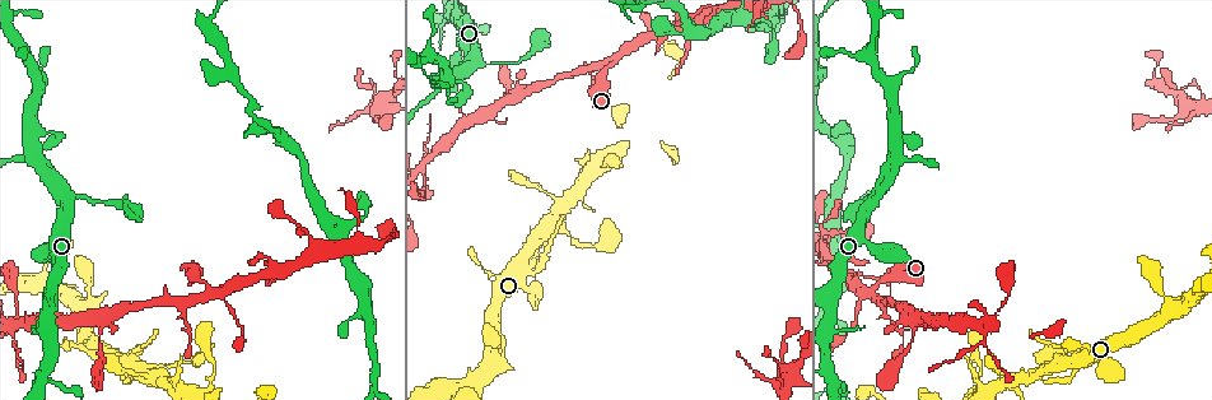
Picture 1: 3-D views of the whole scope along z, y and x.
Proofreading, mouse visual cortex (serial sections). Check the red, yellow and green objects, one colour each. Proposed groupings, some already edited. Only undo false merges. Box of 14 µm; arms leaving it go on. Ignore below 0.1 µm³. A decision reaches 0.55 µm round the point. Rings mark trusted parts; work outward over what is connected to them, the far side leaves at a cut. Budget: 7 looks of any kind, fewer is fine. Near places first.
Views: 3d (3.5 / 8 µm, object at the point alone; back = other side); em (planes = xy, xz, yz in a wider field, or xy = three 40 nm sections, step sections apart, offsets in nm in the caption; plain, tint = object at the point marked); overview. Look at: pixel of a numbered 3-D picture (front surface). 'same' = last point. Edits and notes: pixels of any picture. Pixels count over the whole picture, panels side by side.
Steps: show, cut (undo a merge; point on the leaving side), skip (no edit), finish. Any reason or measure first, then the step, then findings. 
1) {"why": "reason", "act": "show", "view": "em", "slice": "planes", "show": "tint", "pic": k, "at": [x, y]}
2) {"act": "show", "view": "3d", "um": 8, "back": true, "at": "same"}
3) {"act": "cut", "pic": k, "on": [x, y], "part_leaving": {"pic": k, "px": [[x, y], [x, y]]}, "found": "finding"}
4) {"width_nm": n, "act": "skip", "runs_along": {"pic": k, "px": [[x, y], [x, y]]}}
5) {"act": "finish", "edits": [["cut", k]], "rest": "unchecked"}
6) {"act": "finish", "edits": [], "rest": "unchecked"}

{"why": "calibre changes", "act": "show", "view": "3d", "um": 3.5, "pic": 1, "at": [475, 62]}

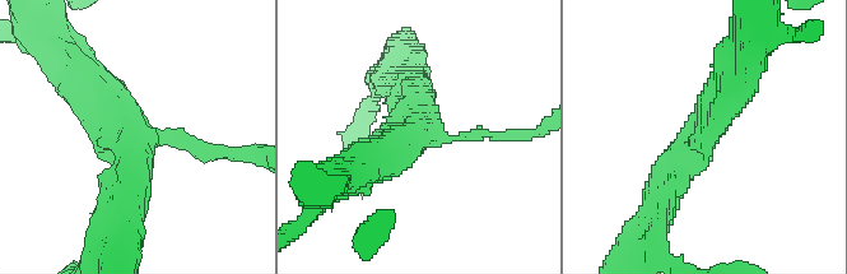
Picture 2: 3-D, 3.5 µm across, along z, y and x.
{"act": "show", "view": "em", "slice": "xy", "step": 2, "show": "tint", "pic": 2, "at": [415, 129]}

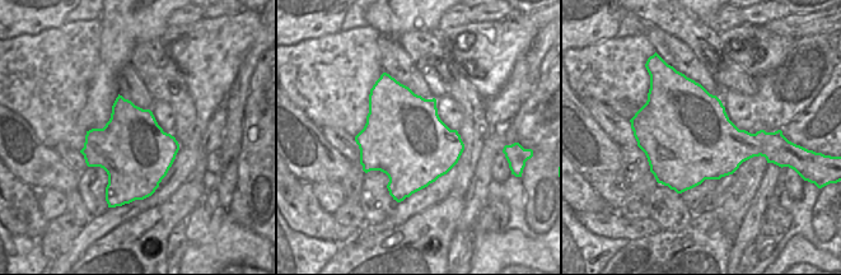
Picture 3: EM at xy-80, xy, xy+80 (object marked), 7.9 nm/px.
{"arm_widths_nm": [150, 450, 500], "act": "skip", "runs_along": {"pic": 2, "px": [[659, 207], [738, 70]]}, "found": "one cell here"}

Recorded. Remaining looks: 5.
{"why": "two arms in line, one across", "act": "show", "view": "3d", "um": 8, "pic": 1, "at": [615, 57]}

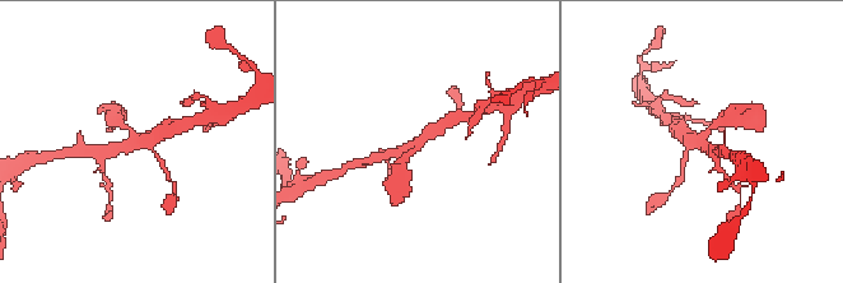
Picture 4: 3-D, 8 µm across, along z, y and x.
{"arms": 3, "arm_widths_nm": [300, 350, 400], "why": "now the EM", "act": "show", "view": "em", "slice": "xy", "step": 5, "show": "tint", "pic": 4, "at": [704, 140]}

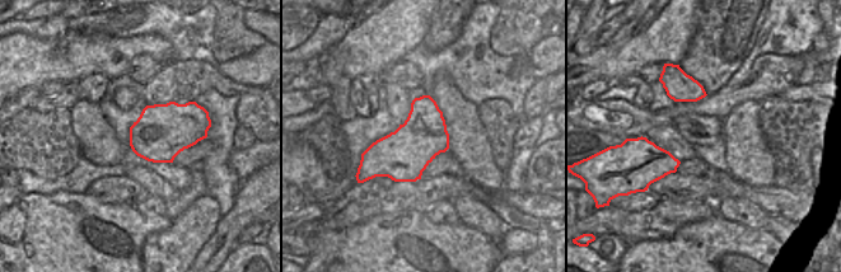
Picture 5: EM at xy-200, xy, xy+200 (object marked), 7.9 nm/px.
{"act": "skip", "runs_along": {"pic": 4, "px": [[401, 166], [428, 133], [447, 121]]}, "found": "one cell here"}

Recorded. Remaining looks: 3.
{"why": "side arm on a straight run", "act": "show", "view": "3d", "um": 8, "back": true, "pic": 1, "at": [1077, 362]}

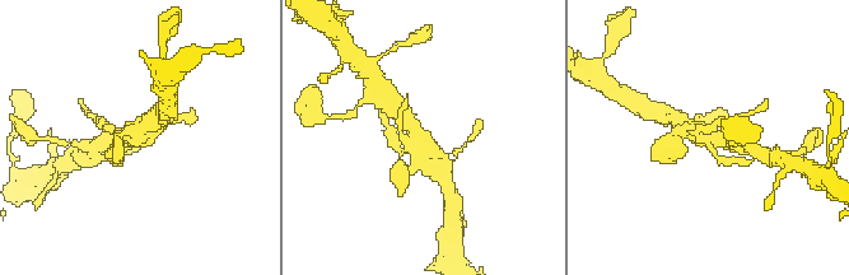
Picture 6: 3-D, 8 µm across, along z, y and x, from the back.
{"why": "shape alone is not enough", "act": "show", "view": "em", "slice": "xy", "step": 2, "show": "tint", "pic": 6, "at": [420, 134]}

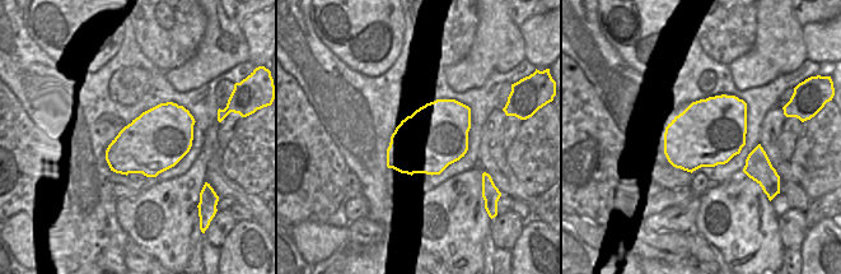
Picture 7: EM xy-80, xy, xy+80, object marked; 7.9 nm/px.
{"act": "cut", "pic": 6, "on": [721, 159], "part_leaving": {"pic": 6, "px": [[409, 143], [396, 148], [383, 119]]}, "found": "two cells meet here"}

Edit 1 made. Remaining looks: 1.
{"act": "finish", "edits": [["cut", 6]], "rest": "unchecked"}

